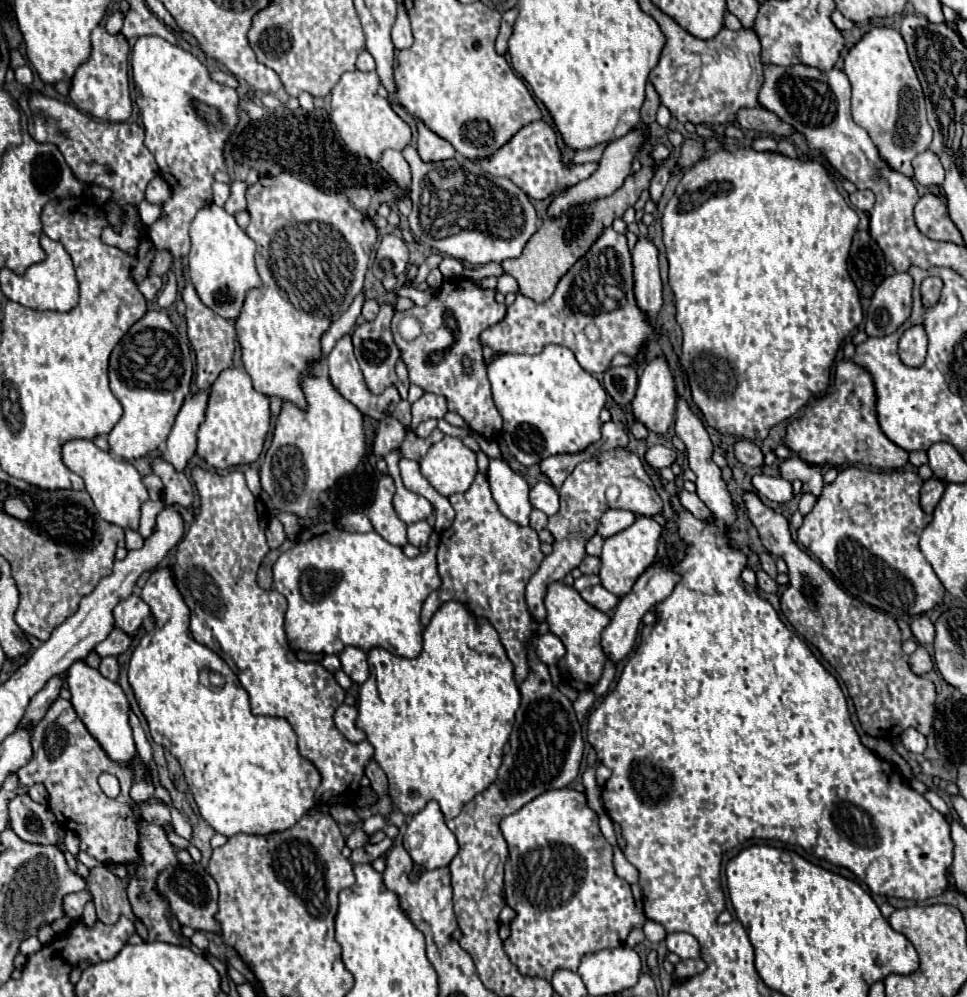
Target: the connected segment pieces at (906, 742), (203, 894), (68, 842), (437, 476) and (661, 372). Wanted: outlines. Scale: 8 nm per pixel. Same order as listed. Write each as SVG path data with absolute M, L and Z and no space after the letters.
M906 729L900 735L900 741L912 753L924 753L924 749L926 749L926 737L916 729Z
M172 865L160 873L156 879L158 895L166 897L170 903L170 913L178 919L180 925L190 925L196 931L210 931L220 935L220 921L216 921L218 909L218 887L214 877L200 865Z
M66 831L64 836L64 846L67 851L69 851L74 857L80 851L79 848L79 838L73 831Z
M444 437L420 459L422 475L444 497L464 493L472 485L478 467L476 453L458 437Z
M656 355L642 369L638 393L632 403L634 417L650 431L666 433L674 421L676 403L678 395L672 367L664 355Z

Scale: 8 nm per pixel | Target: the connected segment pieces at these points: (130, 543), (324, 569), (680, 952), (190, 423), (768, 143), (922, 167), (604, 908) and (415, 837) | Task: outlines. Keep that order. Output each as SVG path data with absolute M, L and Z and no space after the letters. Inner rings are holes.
M127 529L125 531L125 543L127 550L140 549L144 544L144 538L132 529Z
M314 523L300 531L296 545L284 551L274 567L274 589L288 601L284 617L284 633L292 651L308 653L334 653L352 645L362 651L384 647L386 651L402 657L418 657L422 651L422 623L420 609L424 599L440 587L436 573L436 551L430 549L410 559L400 547L390 545L378 533L348 533L334 523Z
M672 933L666 937L668 951L676 953L680 959L698 959L700 957L700 943L688 933Z
M208 391L190 395L184 401L176 417L176 423L168 435L164 459L172 463L178 471L182 471L196 453L196 431L204 421L206 401L208 401Z
M758 137L758 139L752 143L752 147L754 147L756 151L776 151L776 145L778 145L778 141L776 141L774 137Z
M926 149L924 153L918 153L912 161L914 165L914 179L920 185L942 185L944 181L944 167L940 165L940 159L936 153Z
M568 787L546 791L516 813L504 817L500 829L510 847L504 895L506 903L516 911L516 917L510 923L512 933L510 939L504 941L504 949L520 973L552 979L556 969L576 971L584 955L620 947L626 943L632 927L644 925L646 917L636 909L630 885L614 873L612 847L600 833L598 815L588 807L586 793Z
M430 801L420 813L416 813L404 833L404 847L414 863L424 869L438 869L450 865L458 853L454 833L446 827L444 815L436 801Z

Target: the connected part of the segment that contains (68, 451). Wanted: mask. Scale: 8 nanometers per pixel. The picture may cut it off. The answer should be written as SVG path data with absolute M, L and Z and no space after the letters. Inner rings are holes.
M72 439L62 445L62 461L64 465L78 473L84 479L84 487L90 493L100 517L108 523L120 527L138 529L140 521L140 505L148 499L148 491L142 483L140 473L128 461L118 461L112 453L102 451L90 439Z

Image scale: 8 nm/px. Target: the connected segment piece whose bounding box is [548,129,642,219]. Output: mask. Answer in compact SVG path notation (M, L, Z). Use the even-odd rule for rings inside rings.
M632 129L628 135L624 135L624 137L616 139L616 141L612 141L612 143L606 147L604 155L602 155L600 167L598 167L588 179L580 181L578 185L574 185L574 187L566 189L564 193L560 193L558 197L554 197L554 201L552 201L550 209L548 209L548 217L552 217L552 219L554 219L554 217L560 217L560 215L562 215L570 205L574 205L574 203L594 201L594 199L612 195L612 193L624 183L624 179L628 177L628 173L630 173L630 163L636 159L636 153L638 153L638 147L640 147L640 145L642 145L642 131L640 131L640 129Z

